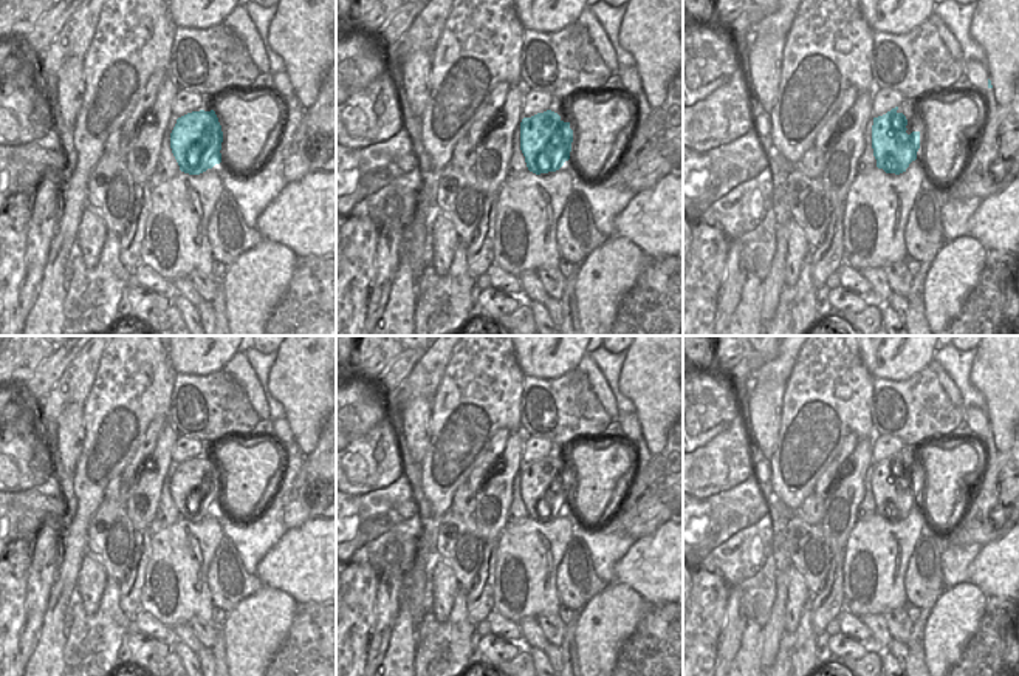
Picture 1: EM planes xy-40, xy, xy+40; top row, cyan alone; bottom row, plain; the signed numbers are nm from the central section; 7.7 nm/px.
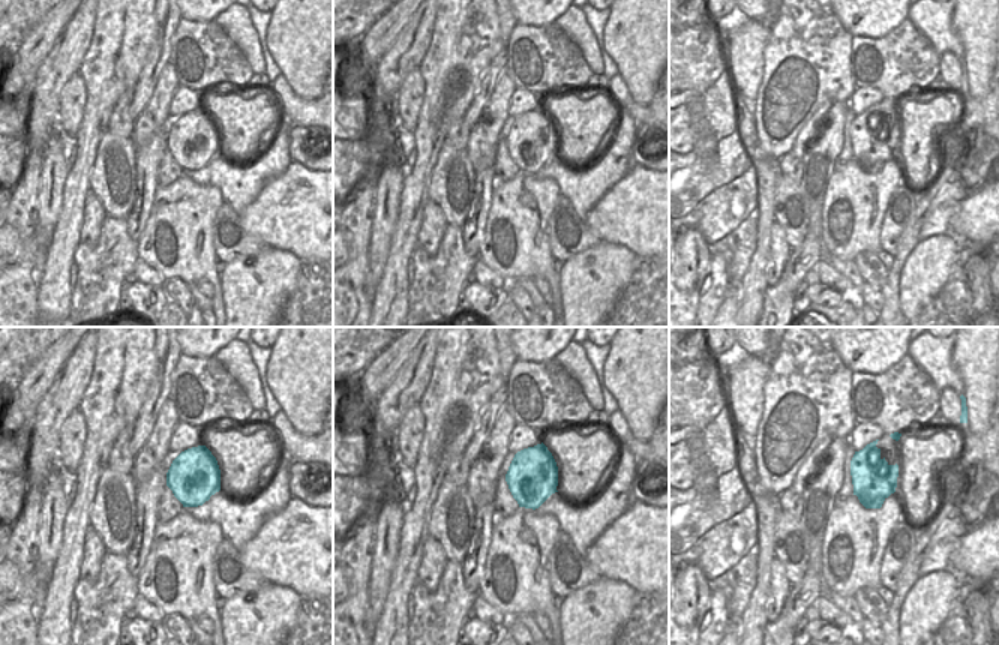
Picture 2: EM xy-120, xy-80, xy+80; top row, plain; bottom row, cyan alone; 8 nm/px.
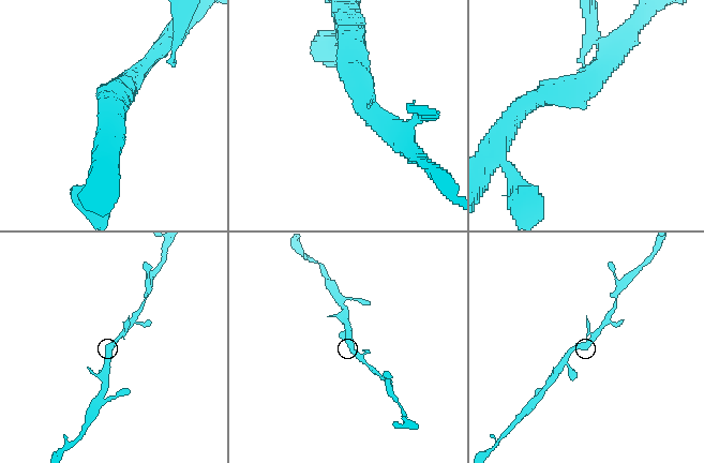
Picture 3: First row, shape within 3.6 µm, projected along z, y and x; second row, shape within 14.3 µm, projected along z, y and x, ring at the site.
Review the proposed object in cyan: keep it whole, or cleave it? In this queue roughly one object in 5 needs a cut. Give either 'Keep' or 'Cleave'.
Keep.

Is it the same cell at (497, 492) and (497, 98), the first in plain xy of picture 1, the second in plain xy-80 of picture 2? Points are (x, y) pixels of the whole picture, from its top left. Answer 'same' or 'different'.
same

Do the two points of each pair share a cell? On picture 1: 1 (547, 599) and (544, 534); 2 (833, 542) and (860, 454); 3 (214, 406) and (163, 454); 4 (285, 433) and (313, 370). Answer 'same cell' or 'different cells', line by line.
1: same cell
2: same cell
3: different cells
4: different cells

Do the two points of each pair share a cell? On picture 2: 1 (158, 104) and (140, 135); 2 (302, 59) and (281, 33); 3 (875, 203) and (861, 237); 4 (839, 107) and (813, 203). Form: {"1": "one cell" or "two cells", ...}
{"1": "one cell", "2": "one cell", "3": "one cell", "4": "one cell"}

